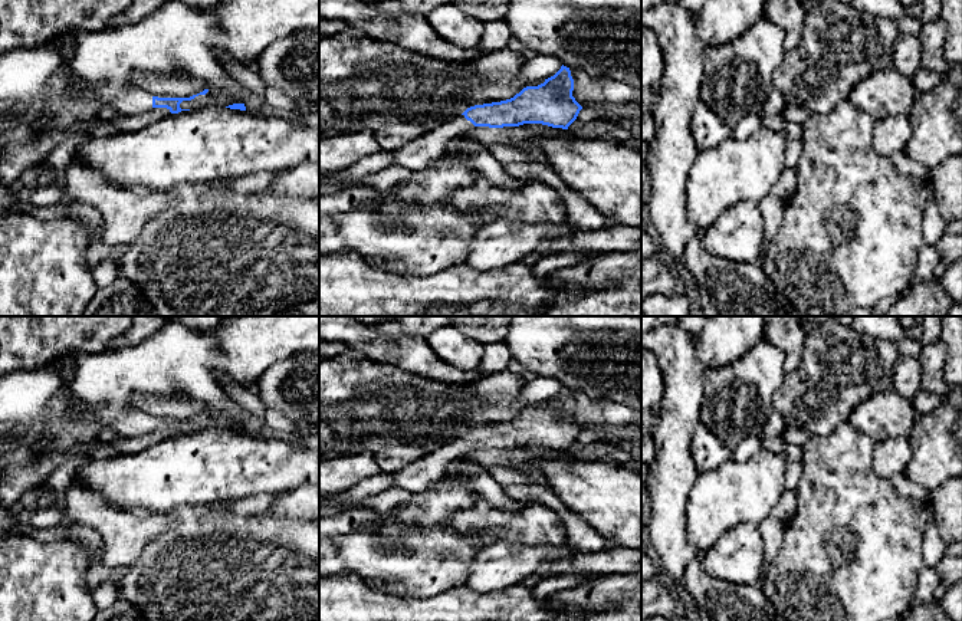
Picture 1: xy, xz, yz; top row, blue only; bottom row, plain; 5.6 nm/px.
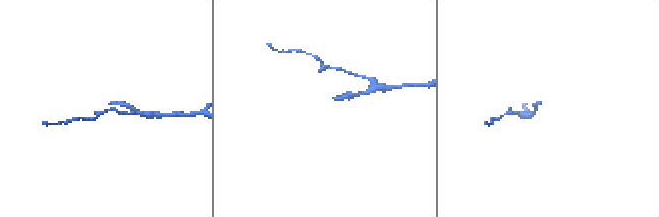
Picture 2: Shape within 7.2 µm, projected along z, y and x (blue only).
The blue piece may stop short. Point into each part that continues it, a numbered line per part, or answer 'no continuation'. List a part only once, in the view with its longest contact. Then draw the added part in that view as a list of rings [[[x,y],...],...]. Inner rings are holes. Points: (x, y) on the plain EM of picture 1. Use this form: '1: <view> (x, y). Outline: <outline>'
1: xz (414, 477). Outline: [[[464,437],[441,444],[417,461],[393,473],[393,487],[403,489],[416,496],[430,483],[440,480],[450,463],[464,460],[464,456],[473,450],[475,447]]]

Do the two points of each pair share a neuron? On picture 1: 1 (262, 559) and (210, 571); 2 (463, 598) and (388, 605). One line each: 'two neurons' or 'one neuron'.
1: one neuron
2: one neuron

